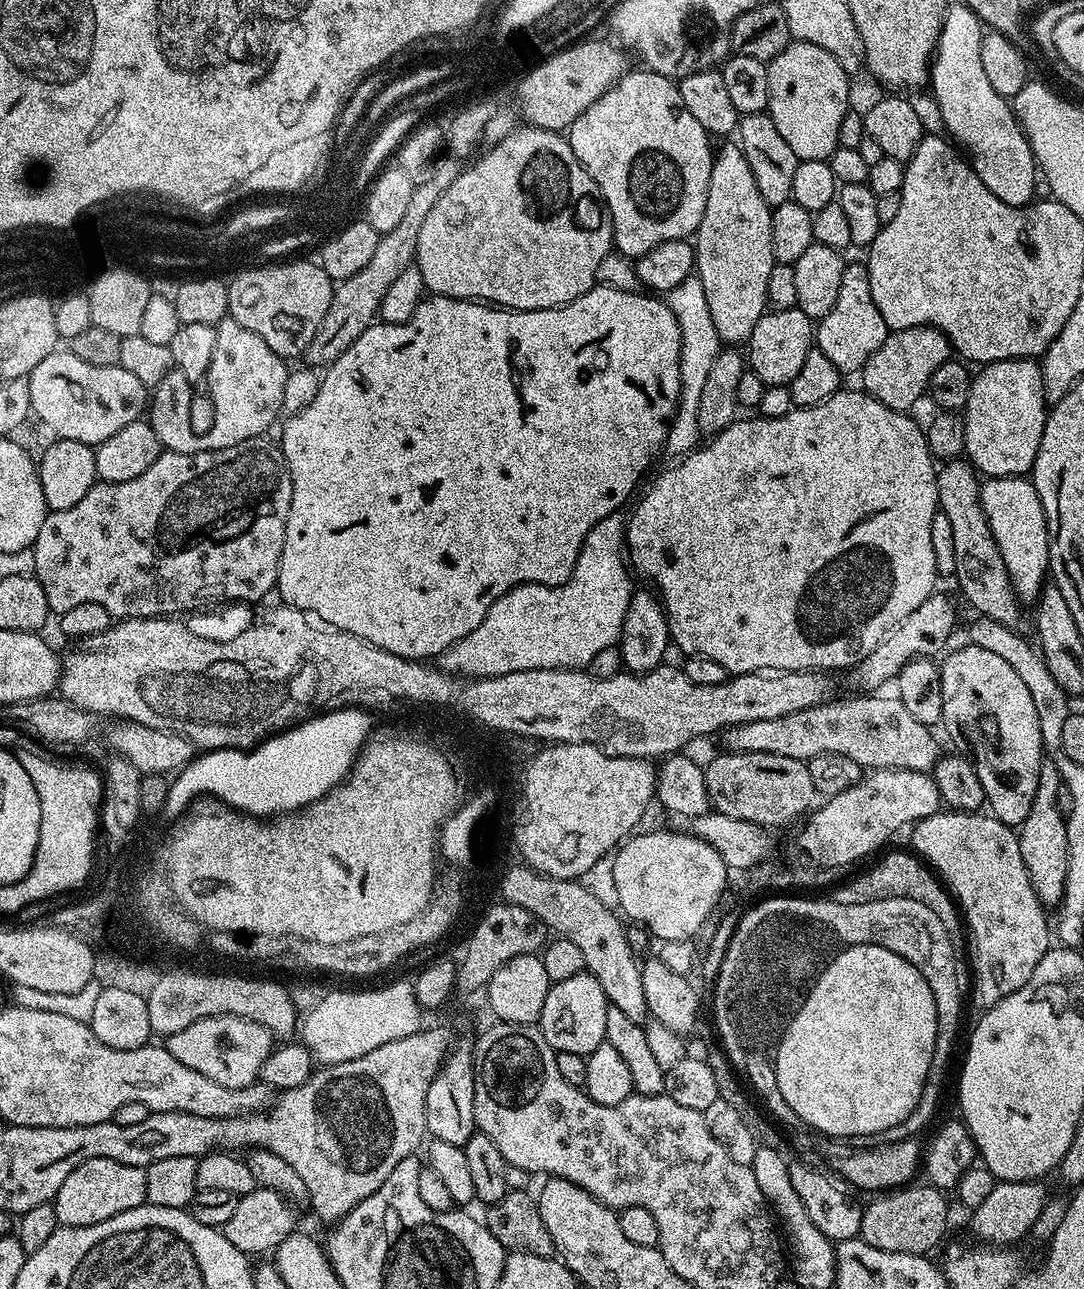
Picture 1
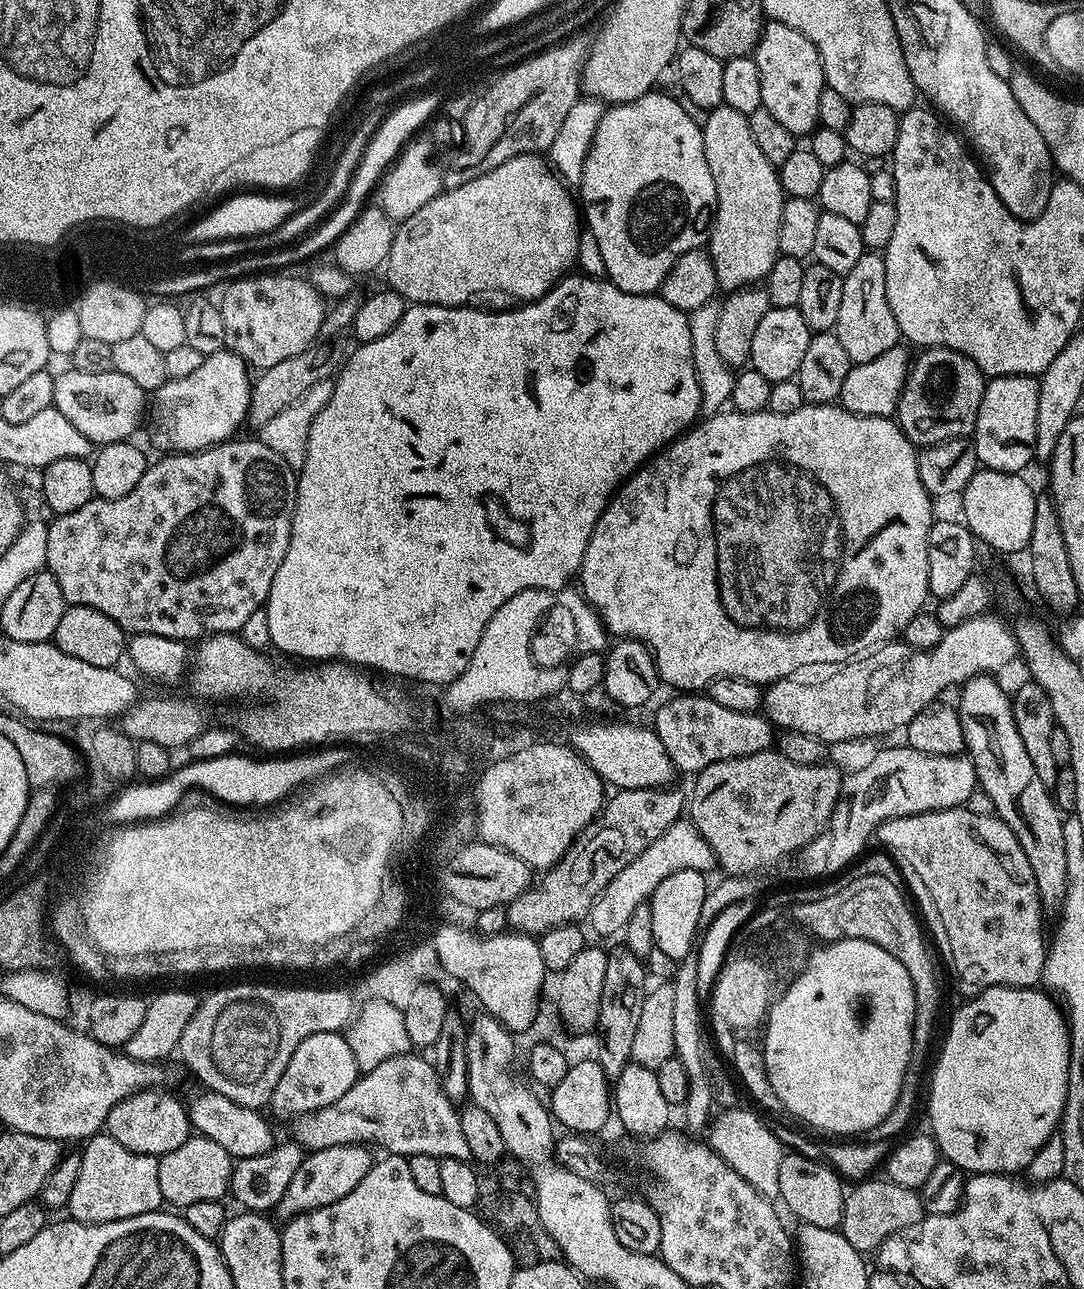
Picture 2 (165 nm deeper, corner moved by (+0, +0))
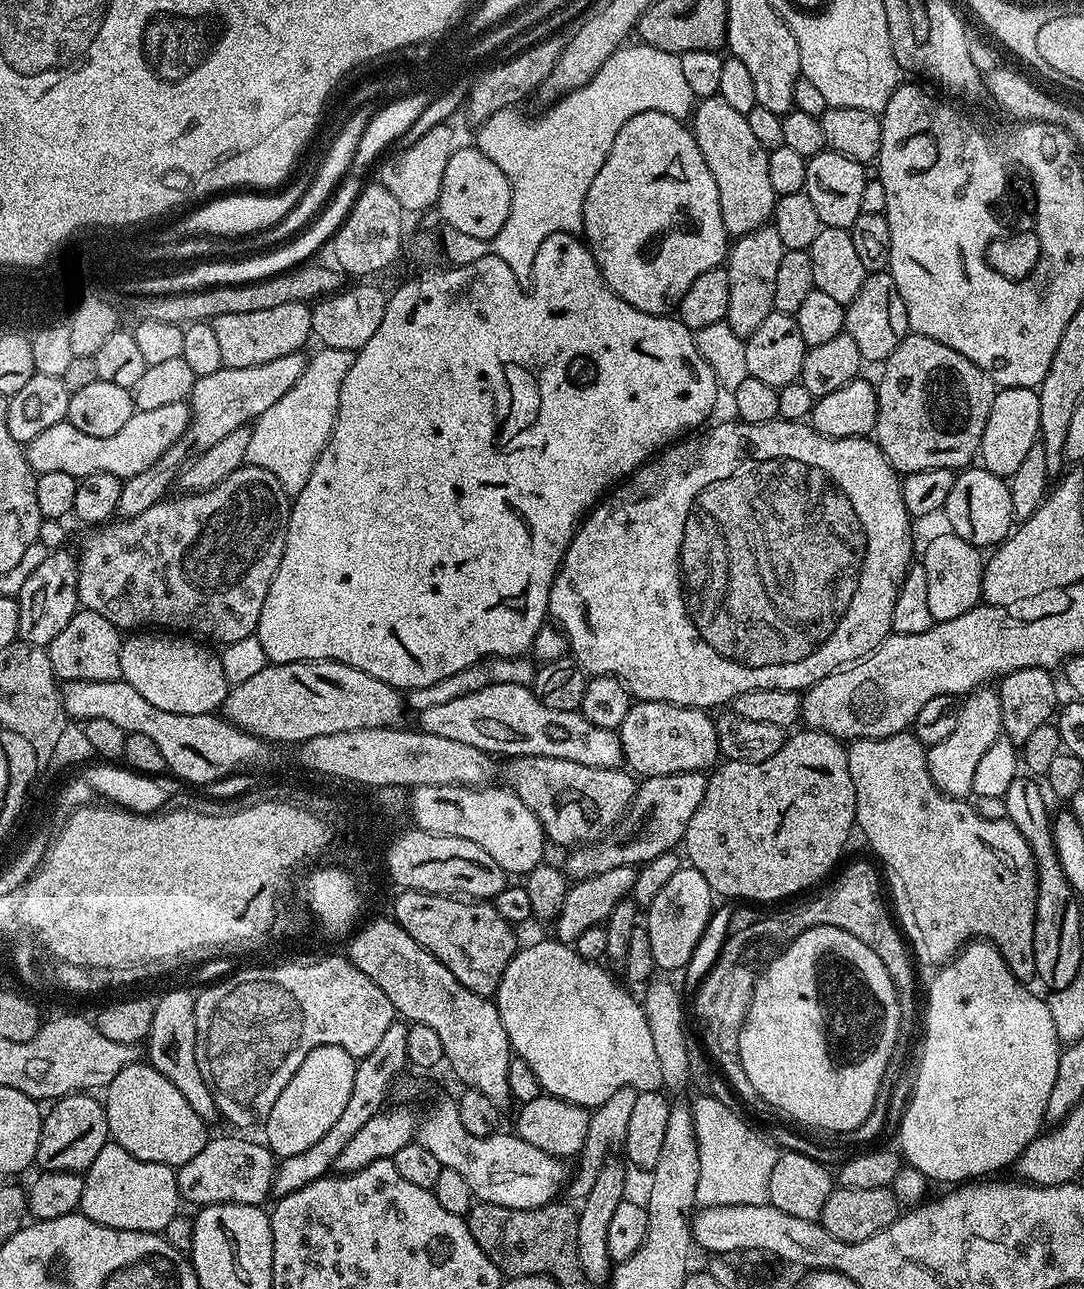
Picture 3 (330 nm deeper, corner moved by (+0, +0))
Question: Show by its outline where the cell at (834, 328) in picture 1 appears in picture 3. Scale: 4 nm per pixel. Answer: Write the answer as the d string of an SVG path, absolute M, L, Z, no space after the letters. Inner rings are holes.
M885 270L868 273L868 277L862 282L862 290L858 290L858 298L854 298L854 302L846 306L844 331L850 334L850 338L854 338L861 361L883 362L890 354L894 354L898 342L909 335L910 329L906 306L902 302L902 294L898 294L898 286L891 272Z

